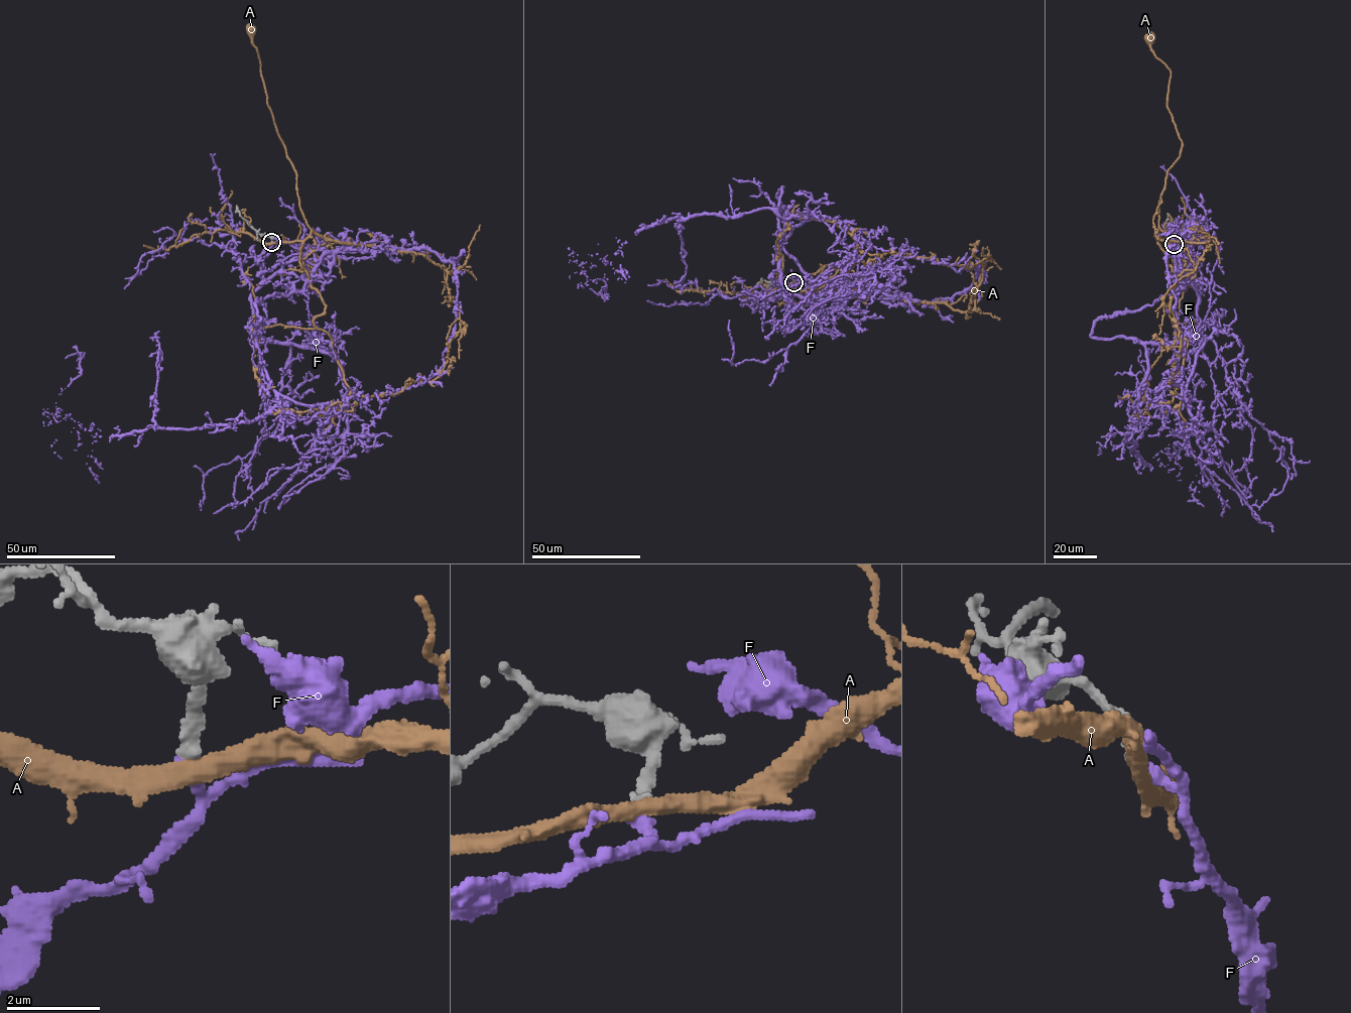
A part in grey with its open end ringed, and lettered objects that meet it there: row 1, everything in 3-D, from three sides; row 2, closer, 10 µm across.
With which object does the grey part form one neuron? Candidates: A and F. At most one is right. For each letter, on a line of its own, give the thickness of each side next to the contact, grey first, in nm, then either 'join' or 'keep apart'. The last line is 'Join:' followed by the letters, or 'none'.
A: 300 nm thick on the grey side, 400 nm on the other; keep apart
F: 280 nm thick on the grey side, 260 nm on the other; join
Join: F

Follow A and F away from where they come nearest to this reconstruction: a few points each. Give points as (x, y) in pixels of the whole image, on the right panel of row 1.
A: (1174, 244), (1157, 240), (1155, 230), (1167, 172), (1182, 141), (1168, 107), (1171, 70), (1148, 37)
F: (1174, 244), (1197, 323), (1189, 340), (1145, 345), (1126, 436), (1144, 464), (1186, 446), (1193, 387)

